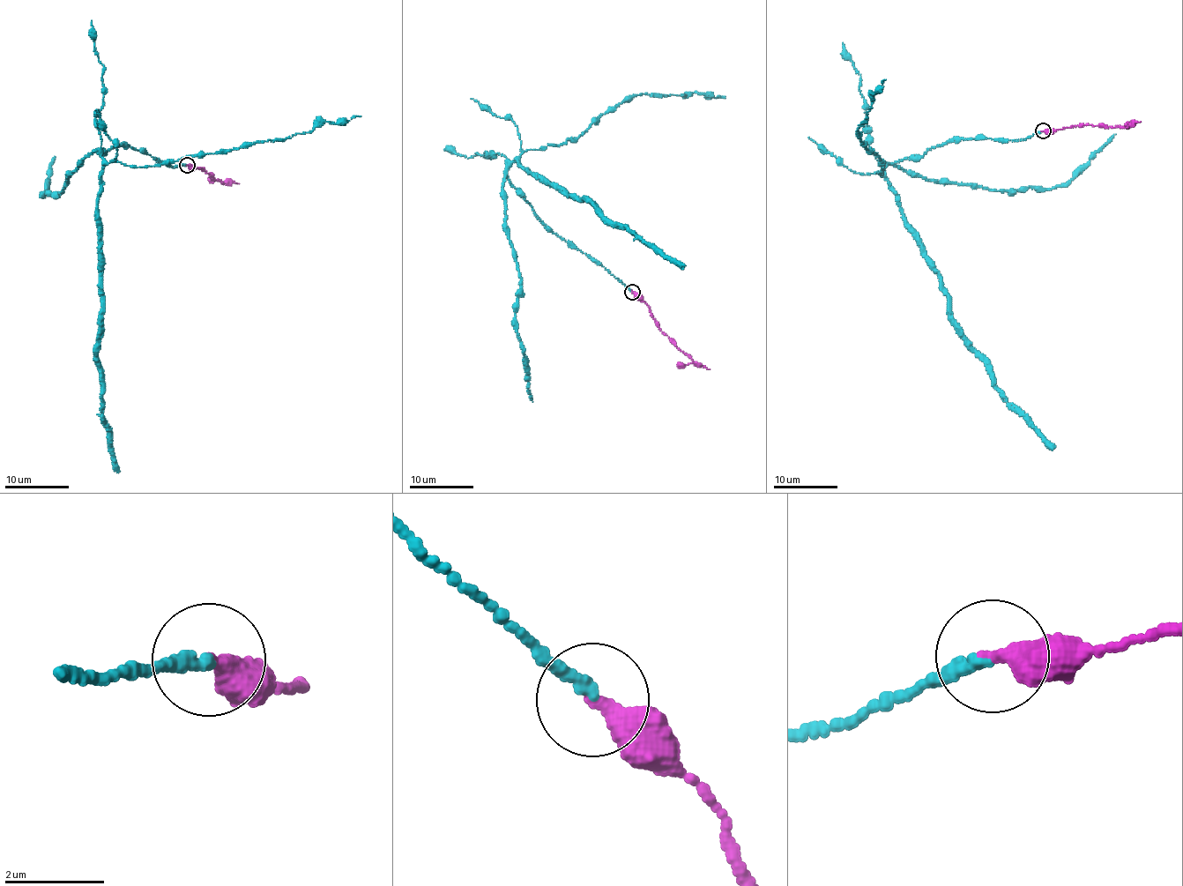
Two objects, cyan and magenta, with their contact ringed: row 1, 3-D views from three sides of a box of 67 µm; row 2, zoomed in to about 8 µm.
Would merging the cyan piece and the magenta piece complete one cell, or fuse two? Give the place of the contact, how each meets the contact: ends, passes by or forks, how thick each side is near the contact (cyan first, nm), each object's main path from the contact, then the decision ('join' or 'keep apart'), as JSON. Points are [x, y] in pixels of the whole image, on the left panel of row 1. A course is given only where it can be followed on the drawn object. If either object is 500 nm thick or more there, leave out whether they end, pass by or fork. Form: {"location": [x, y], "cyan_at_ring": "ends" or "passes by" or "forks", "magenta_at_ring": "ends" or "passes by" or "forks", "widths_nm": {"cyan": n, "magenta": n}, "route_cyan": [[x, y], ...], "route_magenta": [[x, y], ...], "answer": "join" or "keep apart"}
{"location": [187, 165], "cyan_at_ring": "ends", "magenta_at_ring": "ends", "widths_nm": {"cyan": 280, "magenta": 360}, "route_cyan": [[187, 165], [156, 162], [120, 144], [94, 152], [103, 157], [103, 296], [94, 352], [118, 472]], "route_magenta": [[187, 165], [204, 171], [224, 183], [239, 183]], "answer": "join"}

